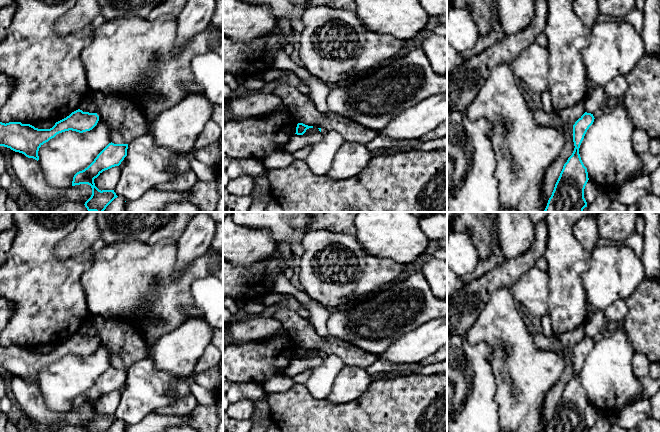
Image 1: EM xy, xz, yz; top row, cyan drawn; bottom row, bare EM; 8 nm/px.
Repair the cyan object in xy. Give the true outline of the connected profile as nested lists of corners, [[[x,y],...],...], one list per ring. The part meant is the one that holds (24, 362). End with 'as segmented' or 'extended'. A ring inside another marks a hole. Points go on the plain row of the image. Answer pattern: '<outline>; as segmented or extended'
[[[78,333],[66,342],[58,345],[50,353],[38,353],[21,346],[0,346],[0,370],[24,378],[28,382],[39,384],[39,372],[57,358],[65,355],[83,357],[92,354],[98,347],[97,337],[83,336]]]; as segmented

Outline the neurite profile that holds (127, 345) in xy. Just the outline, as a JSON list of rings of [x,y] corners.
[[[93,315],[92,325],[96,329],[95,336],[99,339],[99,344],[111,351],[112,367],[129,368],[149,356],[150,349],[142,333],[129,320]]]

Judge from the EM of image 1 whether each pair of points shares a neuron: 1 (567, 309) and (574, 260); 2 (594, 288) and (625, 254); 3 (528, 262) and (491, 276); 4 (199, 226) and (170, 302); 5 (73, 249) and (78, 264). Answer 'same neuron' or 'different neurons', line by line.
1: same neuron
2: same neuron
3: same neuron
4: different neurons
5: different neurons

